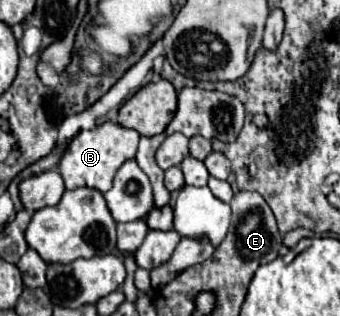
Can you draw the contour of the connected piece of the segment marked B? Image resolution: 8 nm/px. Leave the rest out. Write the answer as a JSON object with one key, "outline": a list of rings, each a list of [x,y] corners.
{"outline":[[[103,122],[101,126],[97,126],[95,130],[81,130],[67,146],[67,150],[61,156],[59,162],[59,172],[65,180],[65,188],[67,190],[75,190],[81,186],[87,188],[95,188],[99,192],[107,192],[115,172],[121,168],[121,164],[129,158],[135,158],[137,152],[137,144],[139,144],[139,132],[123,128],[115,122]]]}

